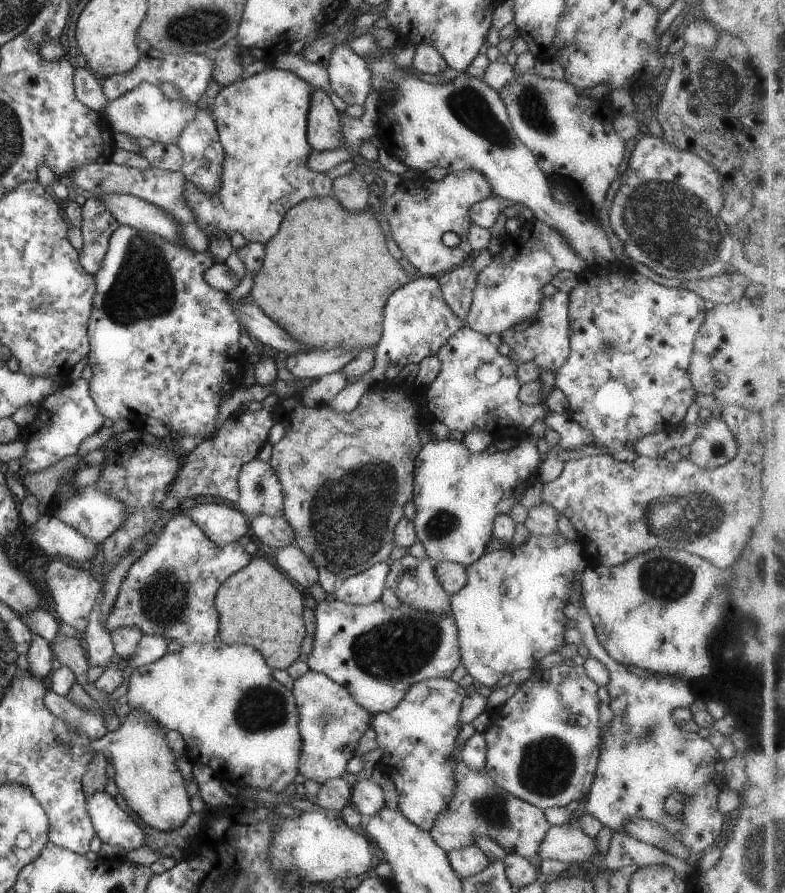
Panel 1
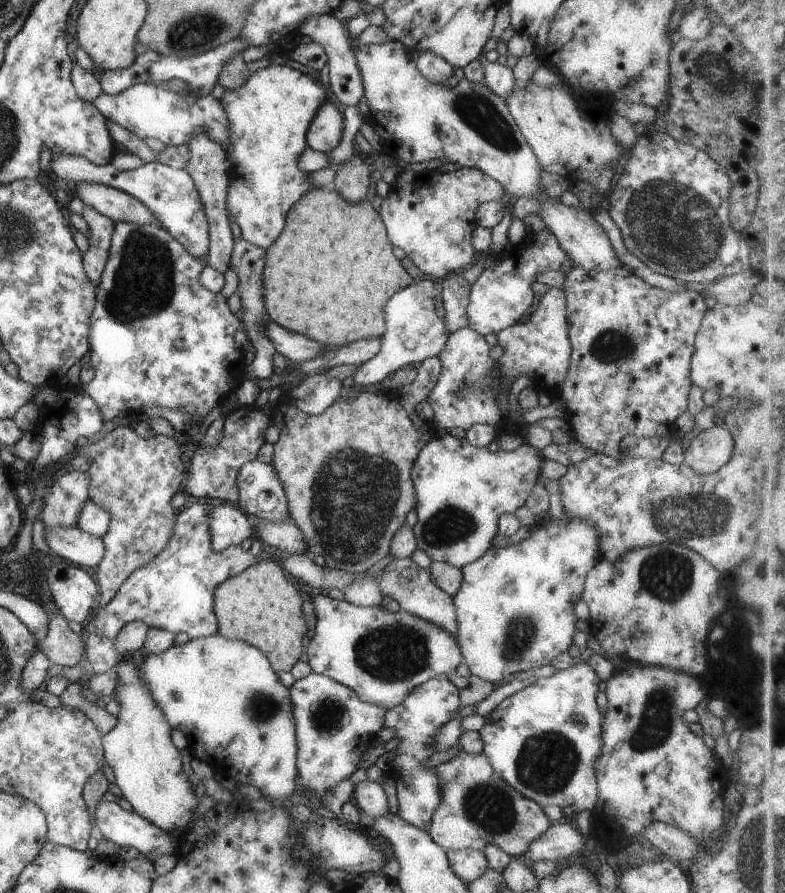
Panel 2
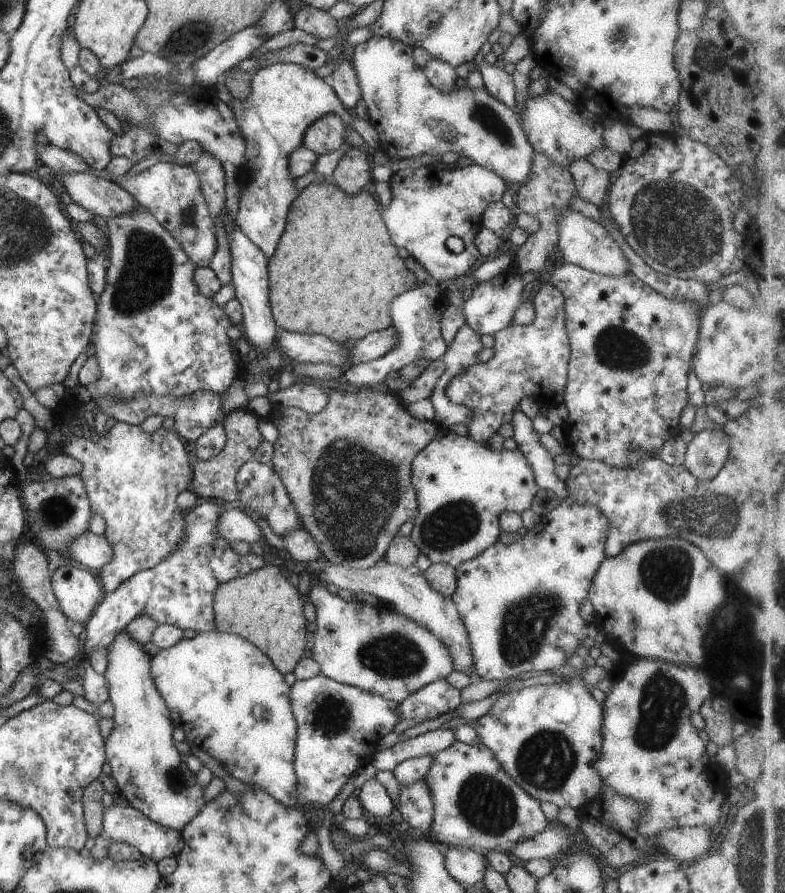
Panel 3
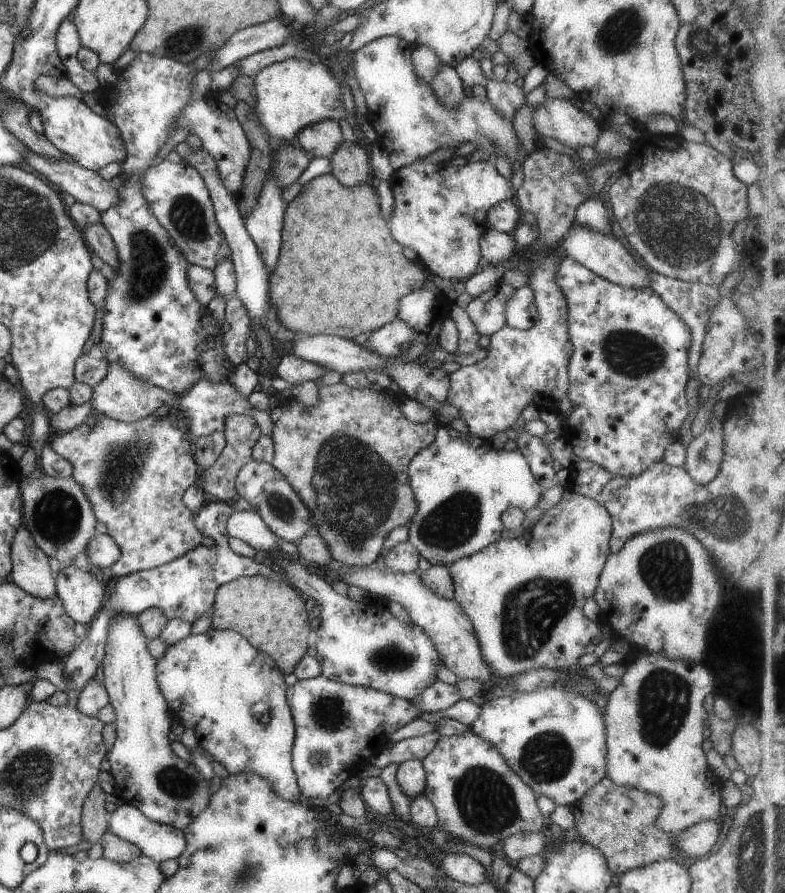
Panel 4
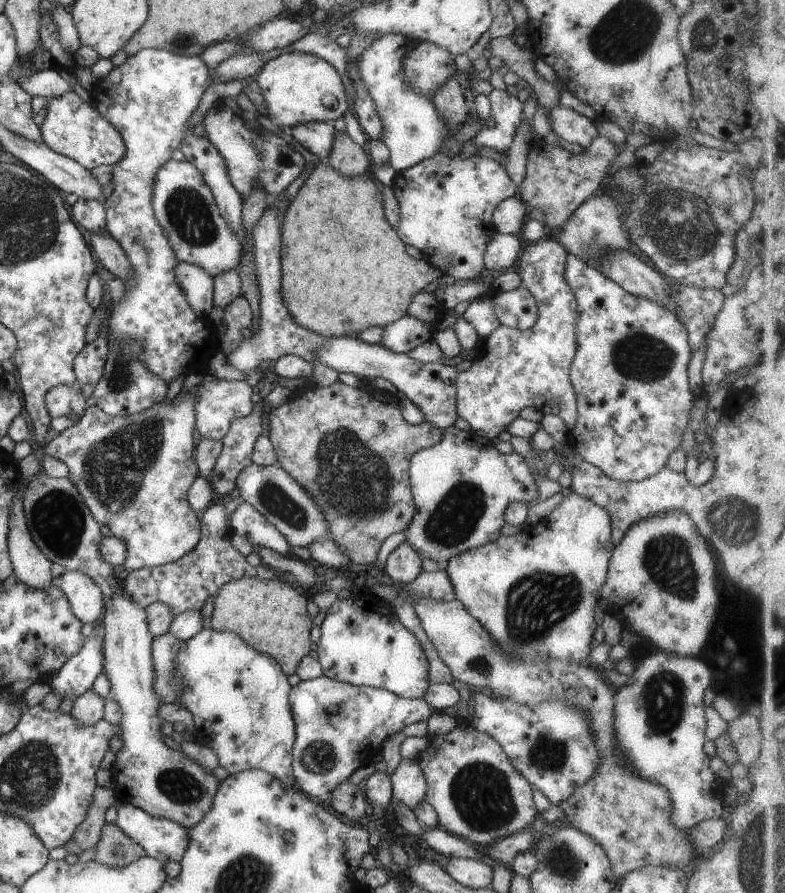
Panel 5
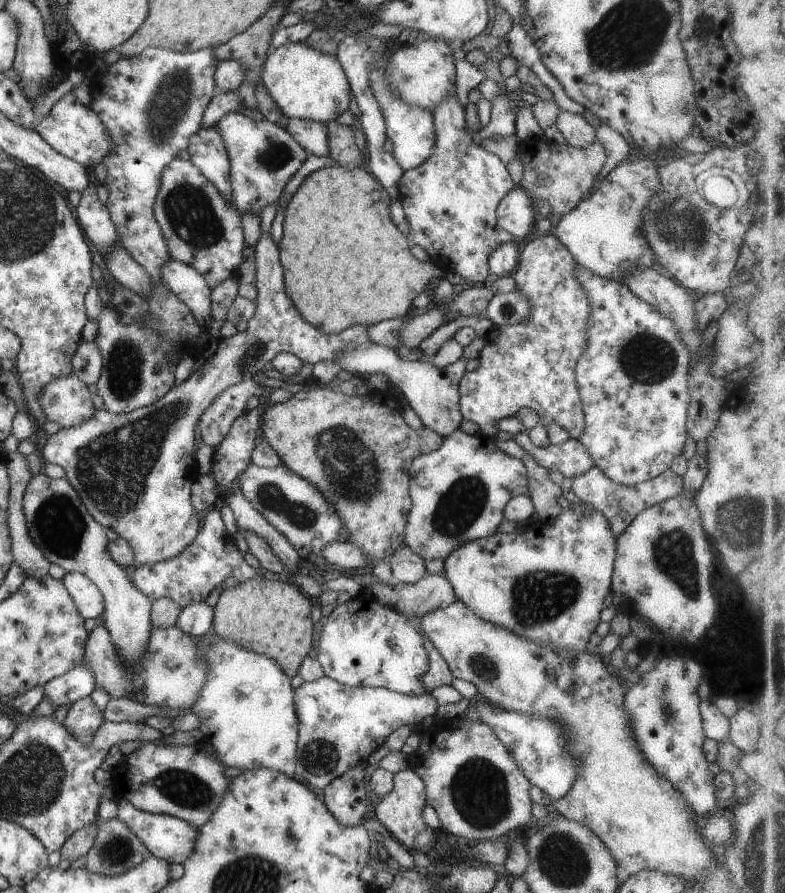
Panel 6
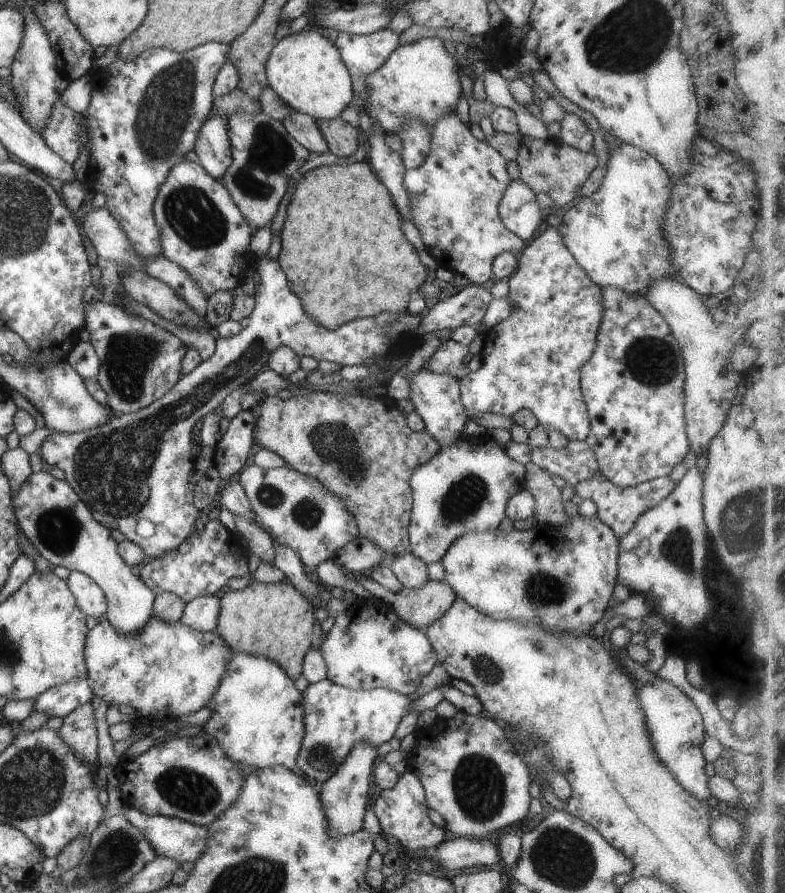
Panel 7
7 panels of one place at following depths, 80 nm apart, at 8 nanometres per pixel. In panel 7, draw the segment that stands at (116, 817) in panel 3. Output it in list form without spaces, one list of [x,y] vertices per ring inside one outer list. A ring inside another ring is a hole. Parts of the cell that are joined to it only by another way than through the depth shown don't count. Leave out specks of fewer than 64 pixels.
[[[123,803],[121,810],[123,816],[150,842],[157,855],[172,858],[182,866],[196,861],[204,851],[208,837],[207,829],[177,817],[164,817],[163,815],[146,815],[134,809],[131,805]]]

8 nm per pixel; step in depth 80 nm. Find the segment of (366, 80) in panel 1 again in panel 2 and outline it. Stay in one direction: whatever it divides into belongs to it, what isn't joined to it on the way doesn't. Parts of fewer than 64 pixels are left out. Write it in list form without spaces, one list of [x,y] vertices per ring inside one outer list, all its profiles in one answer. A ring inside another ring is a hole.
[[[327,13],[311,15],[298,24],[298,34],[309,36],[312,41],[319,43],[324,48],[327,64],[327,69],[323,72],[325,84],[341,104],[355,106],[364,95],[363,83],[354,57],[354,43],[347,34],[344,21],[337,20],[333,15]]]

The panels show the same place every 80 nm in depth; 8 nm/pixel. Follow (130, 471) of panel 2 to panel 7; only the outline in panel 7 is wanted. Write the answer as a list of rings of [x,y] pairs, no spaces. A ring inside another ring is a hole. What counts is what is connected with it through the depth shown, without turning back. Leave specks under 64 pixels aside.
[[[265,255],[253,259],[254,269],[257,271],[256,293],[254,307],[248,316],[249,324],[232,337],[216,340],[216,349],[207,360],[201,361],[187,374],[181,375],[175,386],[163,394],[161,398],[151,404],[125,414],[110,414],[108,421],[101,426],[87,429],[78,433],[60,433],[53,431],[42,440],[40,456],[49,466],[62,470],[65,481],[77,494],[79,500],[85,504],[91,516],[105,528],[119,530],[125,539],[138,544],[144,556],[155,558],[163,553],[169,553],[190,534],[193,534],[193,523],[197,516],[197,509],[192,503],[191,485],[187,484],[189,470],[194,463],[189,456],[191,452],[191,427],[218,406],[223,399],[237,387],[245,384],[249,379],[265,368],[271,351],[278,346],[288,346],[299,358],[311,356],[319,361],[331,361],[342,367],[343,365],[368,365],[376,359],[387,357],[387,350],[391,342],[395,345],[398,338],[390,340],[385,335],[385,328],[393,322],[399,314],[381,312],[375,318],[357,318],[344,322],[333,330],[324,329],[312,316],[301,308],[299,298],[289,290],[286,276],[283,274],[277,260],[269,260]],[[139,520],[149,520],[153,524],[151,536],[140,536],[137,530]]]

